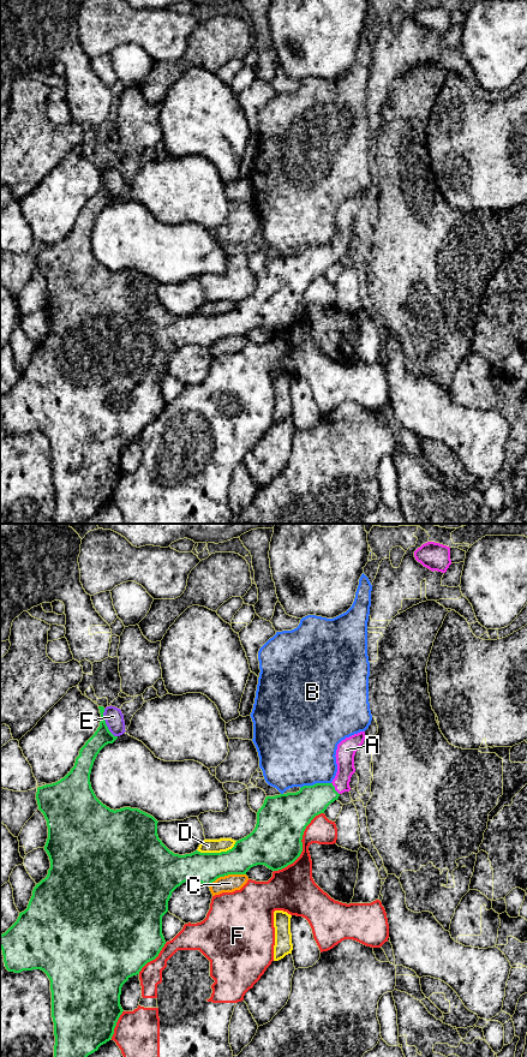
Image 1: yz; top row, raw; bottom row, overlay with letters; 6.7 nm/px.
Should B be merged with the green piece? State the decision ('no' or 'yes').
no

